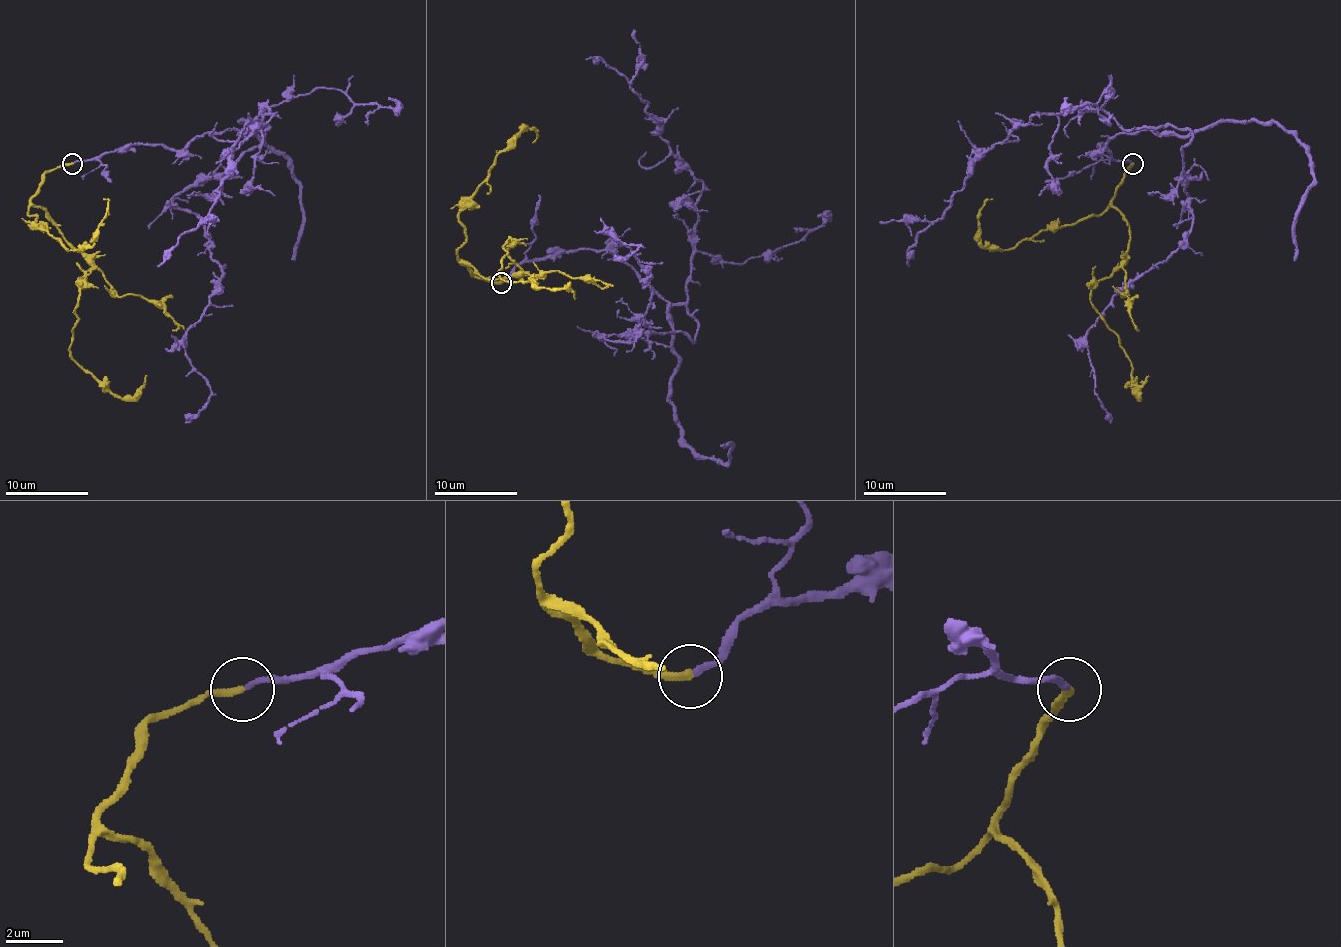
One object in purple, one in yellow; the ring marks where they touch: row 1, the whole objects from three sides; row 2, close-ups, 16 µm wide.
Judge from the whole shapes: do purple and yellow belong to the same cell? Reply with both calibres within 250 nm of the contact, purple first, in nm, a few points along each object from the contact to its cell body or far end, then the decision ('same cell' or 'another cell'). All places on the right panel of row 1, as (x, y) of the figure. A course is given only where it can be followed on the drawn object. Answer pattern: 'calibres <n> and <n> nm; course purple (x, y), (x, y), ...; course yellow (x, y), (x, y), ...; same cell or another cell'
calibres 200 and 280 nm; course purple (1133, 163), (1100, 144), (1170, 126), (1191, 132), (1183, 148), (1189, 235), (1086, 332), (1094, 394), (1110, 423); course yellow (1133, 163), (1112, 200), (1129, 227), (1129, 252), (1092, 291), (1090, 303), (1131, 361), (1139, 398), (1150, 376); same cell

